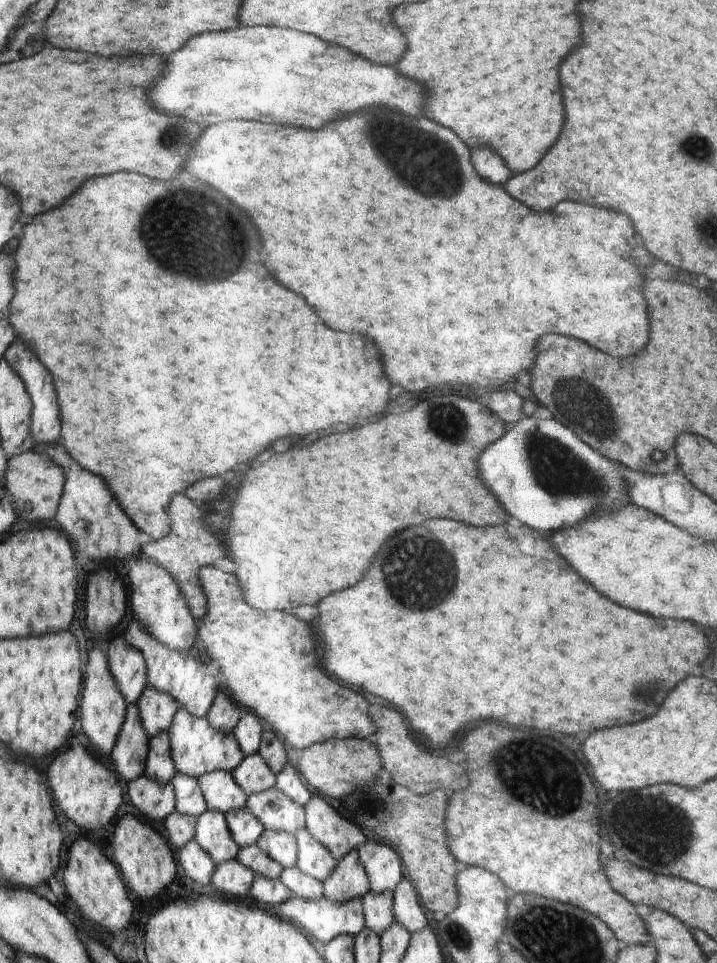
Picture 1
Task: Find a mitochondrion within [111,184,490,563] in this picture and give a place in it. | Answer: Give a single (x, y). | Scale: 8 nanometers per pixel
(166, 228)

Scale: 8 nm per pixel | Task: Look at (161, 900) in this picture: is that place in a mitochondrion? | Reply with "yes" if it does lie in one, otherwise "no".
no

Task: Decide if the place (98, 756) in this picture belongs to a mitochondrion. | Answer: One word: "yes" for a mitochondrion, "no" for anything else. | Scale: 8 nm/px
no

